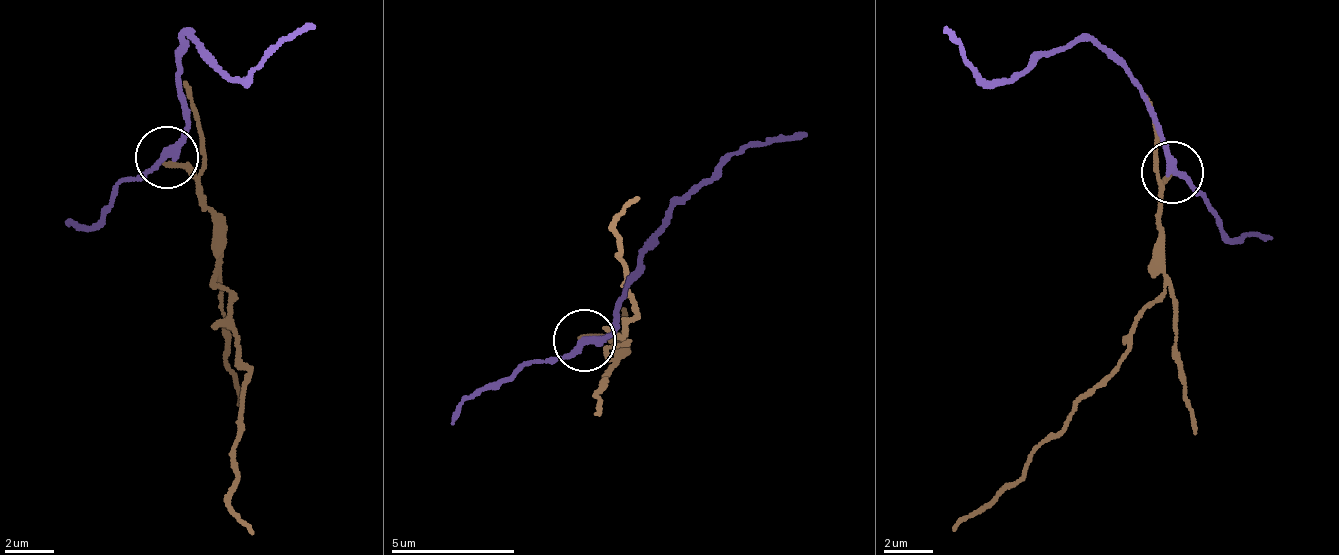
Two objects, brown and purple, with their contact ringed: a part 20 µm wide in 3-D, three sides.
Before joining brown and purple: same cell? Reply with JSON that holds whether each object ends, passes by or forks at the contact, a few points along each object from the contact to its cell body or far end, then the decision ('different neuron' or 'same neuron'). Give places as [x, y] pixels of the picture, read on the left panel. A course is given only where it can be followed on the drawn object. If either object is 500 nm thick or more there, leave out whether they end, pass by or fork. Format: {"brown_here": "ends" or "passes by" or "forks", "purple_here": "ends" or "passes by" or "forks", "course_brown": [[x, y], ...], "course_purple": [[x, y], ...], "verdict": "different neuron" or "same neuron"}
{"brown_here": "ends", "purple_here": "passes by", "course_brown": [[165, 159], [188, 172], [213, 215], [215, 264], [228, 298], [226, 330], [244, 366], [227, 504], [252, 533]], "course_purple": [[165, 159], [188, 105], [174, 61], [184, 35], [246, 80], [313, 24]], "verdict": "different neuron"}

